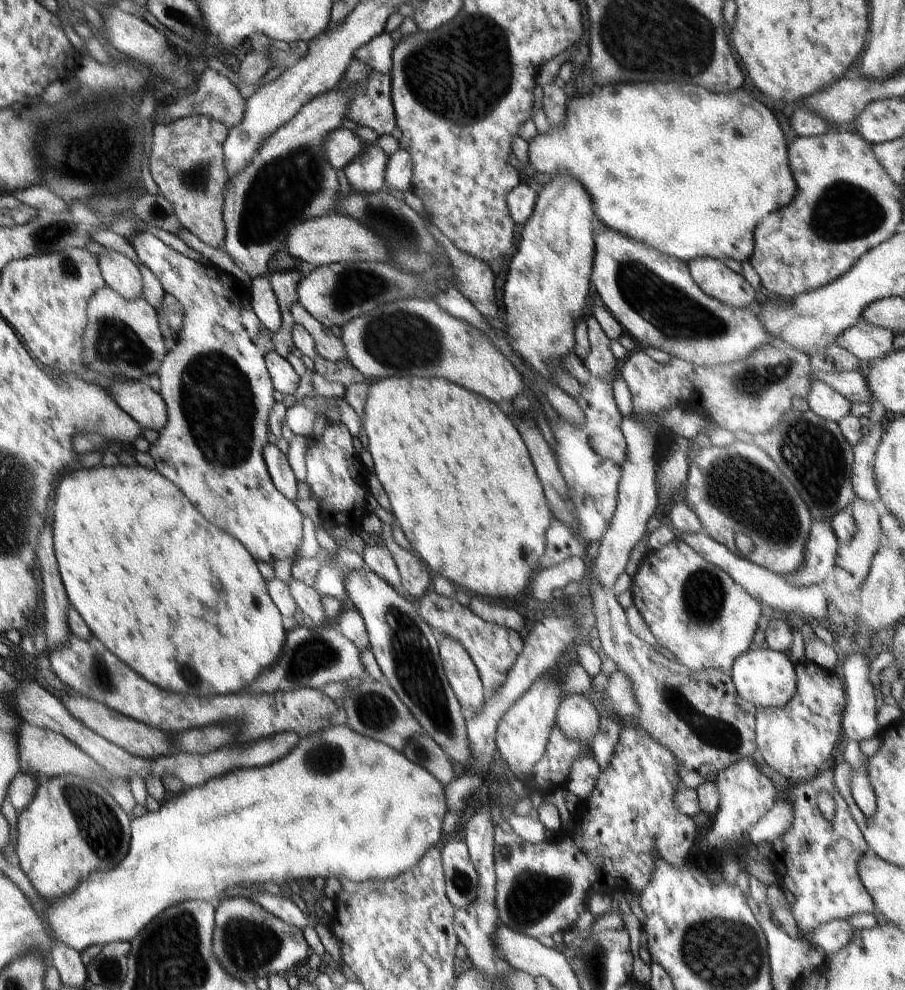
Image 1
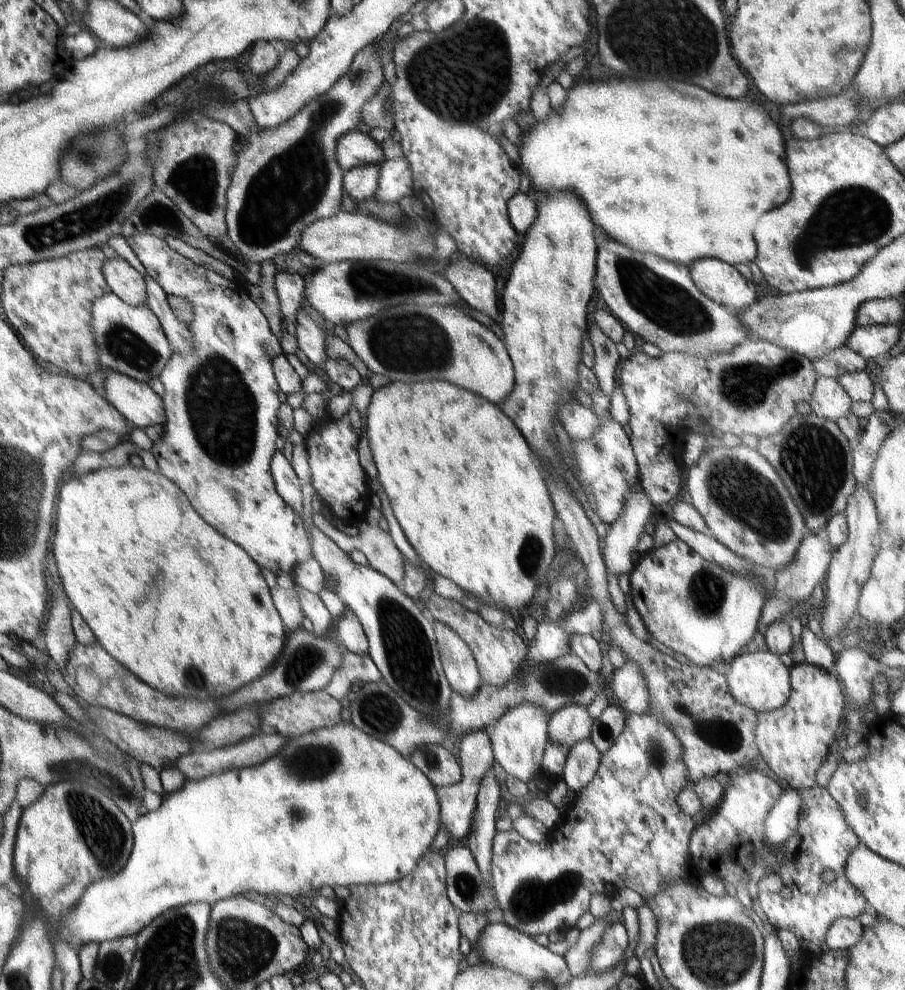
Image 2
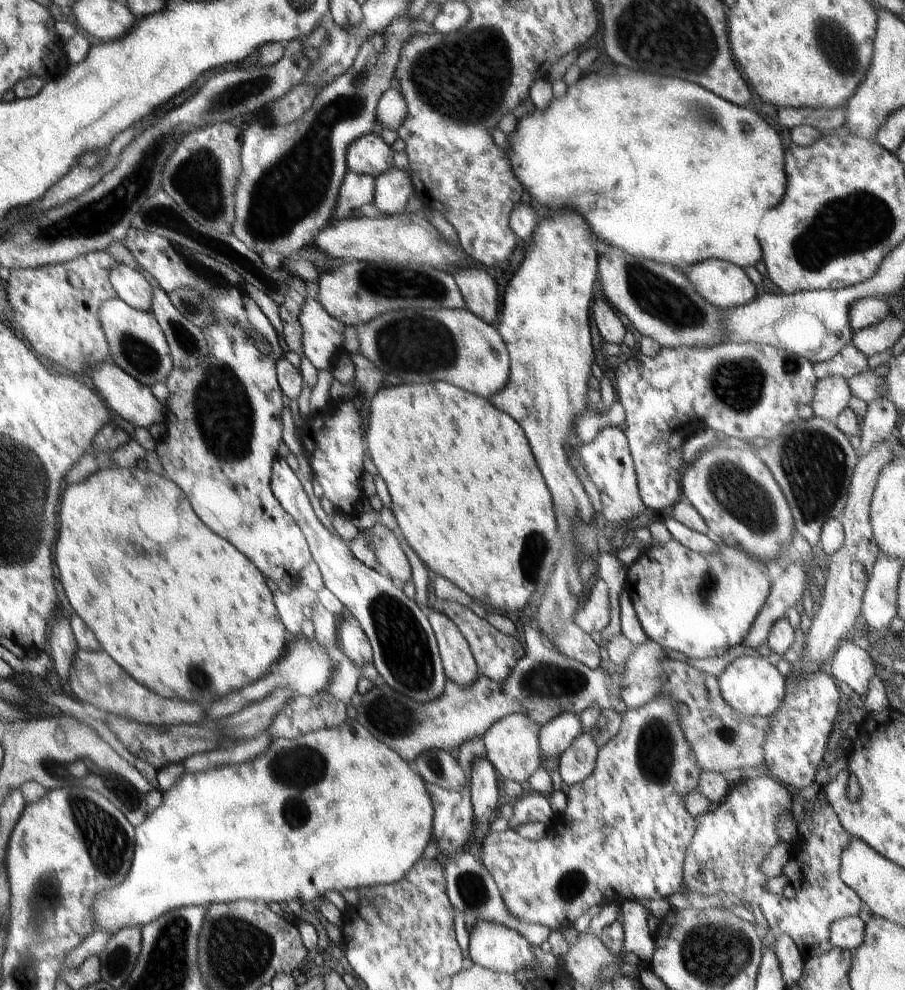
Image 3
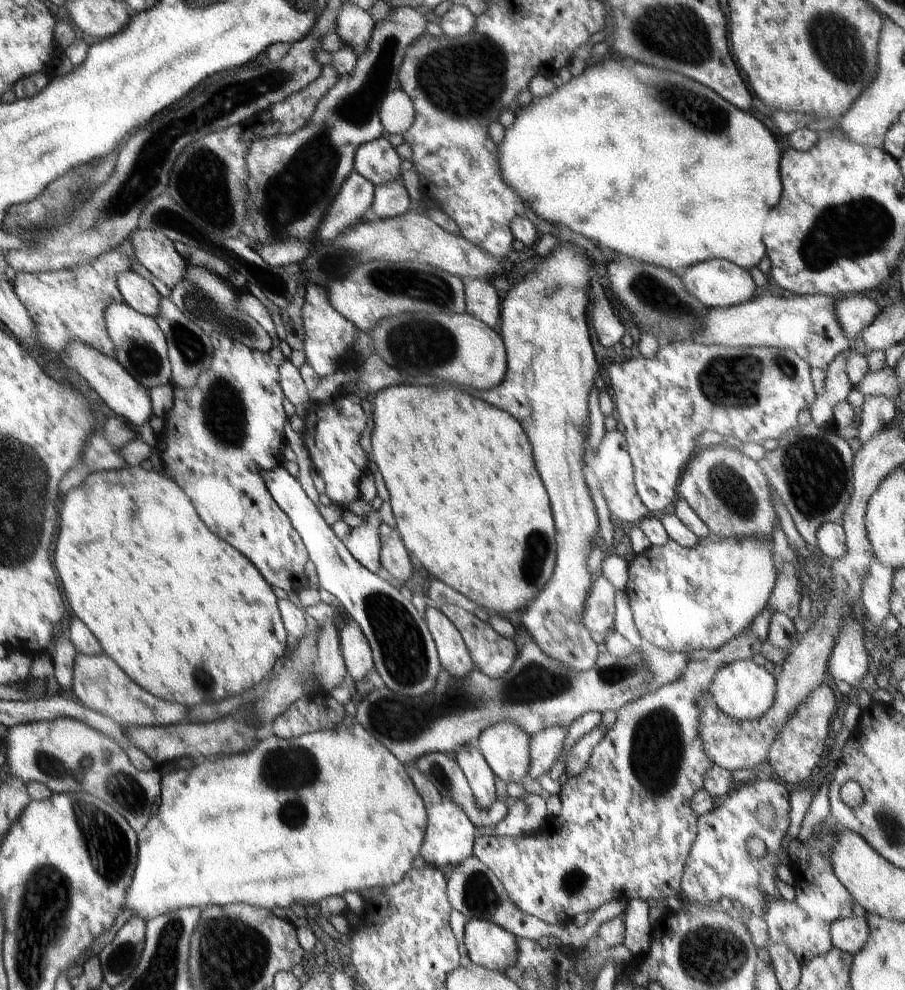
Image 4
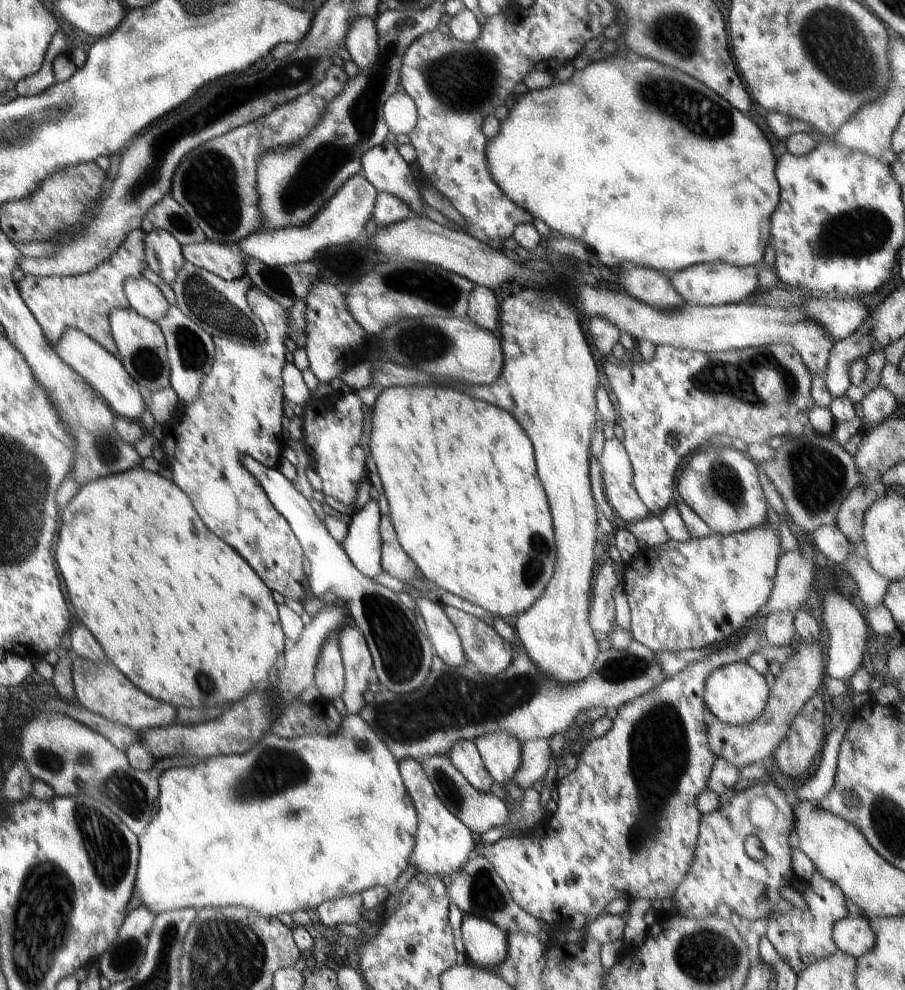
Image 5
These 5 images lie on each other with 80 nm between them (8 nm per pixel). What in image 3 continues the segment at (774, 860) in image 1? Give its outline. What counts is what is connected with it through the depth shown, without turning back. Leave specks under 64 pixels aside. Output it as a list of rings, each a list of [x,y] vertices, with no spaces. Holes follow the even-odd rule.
[[[817,796],[814,802],[811,802],[808,822],[811,824],[809,838],[799,836],[796,841],[790,844],[792,854],[788,864],[782,870],[782,874],[786,875],[790,880],[790,884],[795,887],[796,896],[794,900],[787,900],[783,895],[771,894],[767,891],[763,892],[758,900],[762,914],[766,917],[776,938],[784,934],[790,936],[794,940],[794,944],[798,946],[804,960],[829,952],[833,948],[830,940],[831,925],[843,917],[858,917],[862,906],[860,896],[854,890],[848,888],[840,879],[840,858],[842,858],[842,852],[844,852],[844,848],[846,848],[852,836],[840,825],[828,802],[822,803]]]

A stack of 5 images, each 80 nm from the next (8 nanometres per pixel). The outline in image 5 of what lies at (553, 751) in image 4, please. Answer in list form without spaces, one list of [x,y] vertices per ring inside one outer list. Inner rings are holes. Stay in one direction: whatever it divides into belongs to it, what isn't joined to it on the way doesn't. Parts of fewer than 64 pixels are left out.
[[[548,738],[520,741],[520,746],[522,746],[522,764],[518,766],[511,784],[516,784],[524,790],[532,788],[534,782],[548,774],[552,764],[552,750]]]

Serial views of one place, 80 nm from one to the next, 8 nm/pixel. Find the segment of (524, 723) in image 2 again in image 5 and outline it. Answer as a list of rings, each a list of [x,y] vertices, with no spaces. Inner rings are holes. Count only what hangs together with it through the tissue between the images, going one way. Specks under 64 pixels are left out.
[[[494,732],[482,734],[473,744],[492,779],[500,785],[511,783],[518,766],[522,764],[520,740],[508,732]]]

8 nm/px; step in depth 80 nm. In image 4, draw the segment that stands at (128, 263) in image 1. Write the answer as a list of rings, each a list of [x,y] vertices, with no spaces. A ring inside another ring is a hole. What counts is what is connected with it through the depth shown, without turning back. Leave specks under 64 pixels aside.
[[[133,270],[120,272],[116,284],[127,306],[135,312],[156,319],[160,312],[160,294],[146,278]]]

